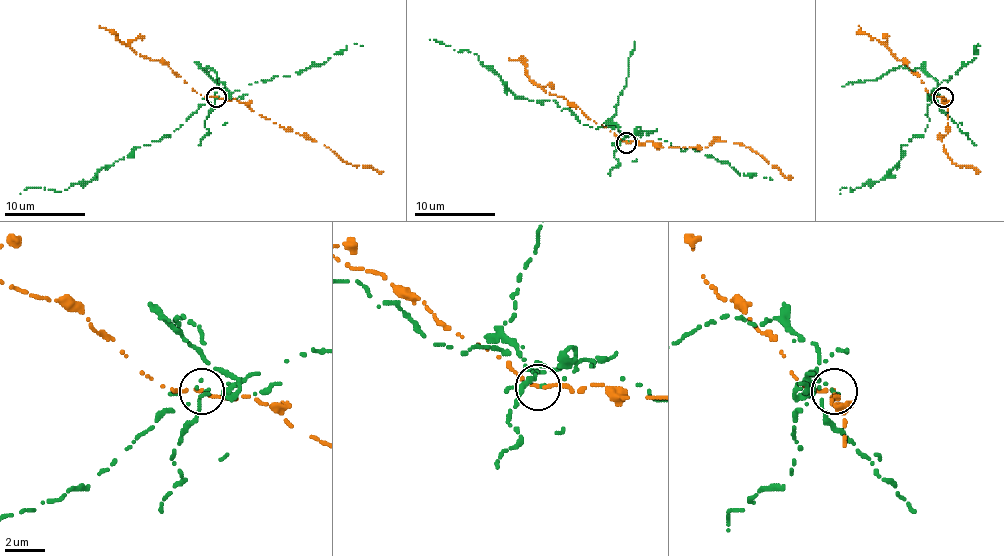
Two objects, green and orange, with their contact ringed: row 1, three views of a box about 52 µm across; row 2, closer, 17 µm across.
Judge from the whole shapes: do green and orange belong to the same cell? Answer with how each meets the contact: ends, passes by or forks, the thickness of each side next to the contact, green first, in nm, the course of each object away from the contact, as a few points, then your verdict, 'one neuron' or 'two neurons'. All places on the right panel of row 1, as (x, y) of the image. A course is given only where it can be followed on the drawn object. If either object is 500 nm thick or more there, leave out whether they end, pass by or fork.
green ends | orange passes by | 110/150 nm | green via (943, 96), (927, 106), (923, 135), (901, 145), (897, 165), (879, 181), (850, 192), (842, 187), (840, 194) | orange via (943, 96), (941, 100), (947, 115), (947, 133), (941, 137), (943, 149), (954, 163), (972, 165), (978, 171) | two neurons

